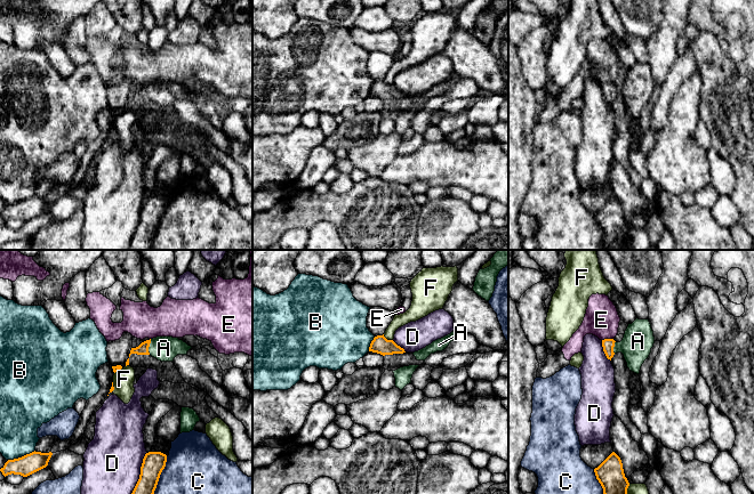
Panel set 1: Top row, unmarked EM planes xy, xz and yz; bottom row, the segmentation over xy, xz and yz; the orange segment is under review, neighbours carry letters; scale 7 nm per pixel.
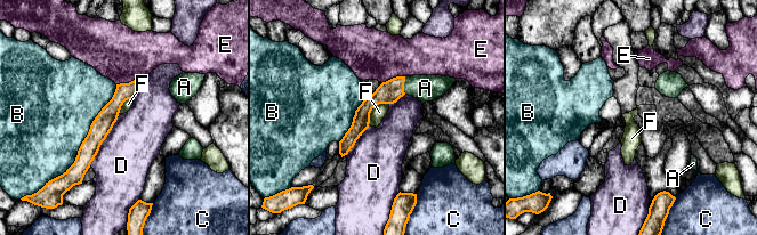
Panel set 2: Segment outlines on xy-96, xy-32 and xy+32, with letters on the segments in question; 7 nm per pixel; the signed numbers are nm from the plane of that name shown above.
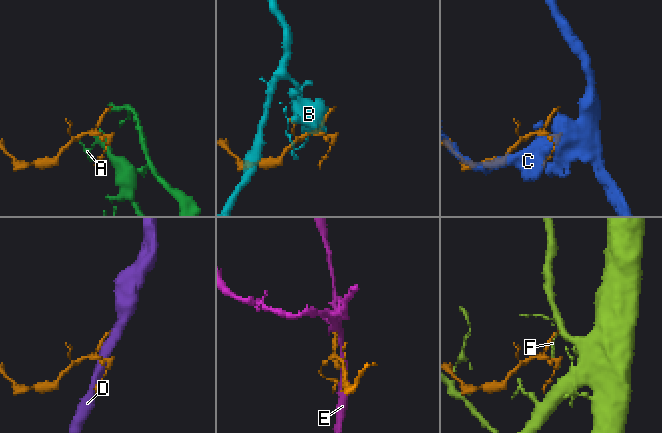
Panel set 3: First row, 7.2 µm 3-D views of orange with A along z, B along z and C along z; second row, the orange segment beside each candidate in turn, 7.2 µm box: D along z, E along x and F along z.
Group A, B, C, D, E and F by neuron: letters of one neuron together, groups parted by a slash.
A / B / C / D / E / F

